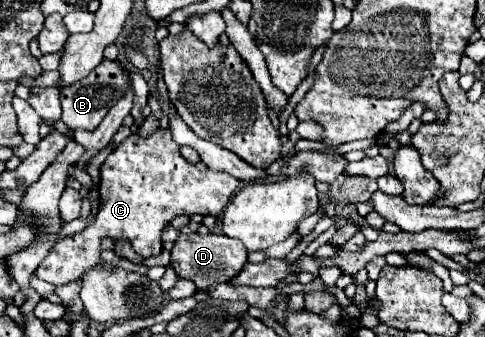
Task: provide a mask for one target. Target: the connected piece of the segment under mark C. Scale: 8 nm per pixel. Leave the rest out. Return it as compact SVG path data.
M158 128L148 138L140 138L138 134L126 138L102 164L100 178L100 210L96 220L82 232L64 236L52 246L36 270L40 280L46 280L54 286L80 280L98 264L104 250L104 238L110 238L112 242L128 242L134 252L144 258L158 256L162 252L162 232L176 216L218 216L228 206L240 184L240 180L226 172L202 172L184 160L168 128Z

